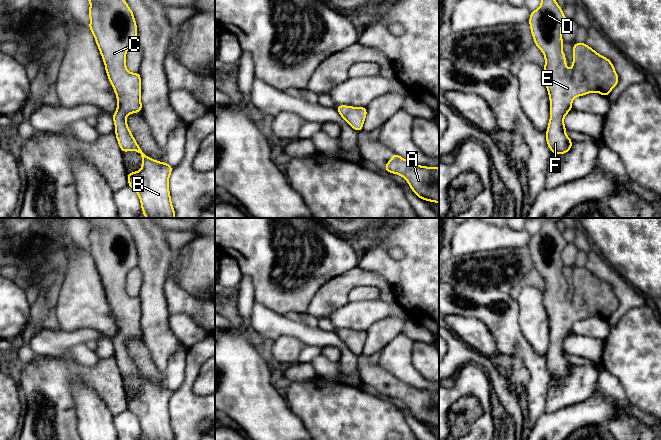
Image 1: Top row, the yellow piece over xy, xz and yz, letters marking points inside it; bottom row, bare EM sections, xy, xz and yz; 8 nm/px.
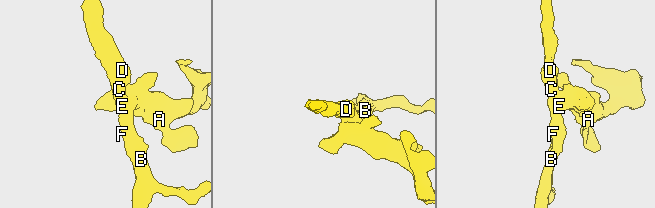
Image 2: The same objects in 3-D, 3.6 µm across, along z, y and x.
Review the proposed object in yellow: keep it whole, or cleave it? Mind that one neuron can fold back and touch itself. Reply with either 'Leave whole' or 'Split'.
Leave whole

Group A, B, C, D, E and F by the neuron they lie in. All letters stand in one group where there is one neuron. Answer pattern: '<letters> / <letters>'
A B C D E F

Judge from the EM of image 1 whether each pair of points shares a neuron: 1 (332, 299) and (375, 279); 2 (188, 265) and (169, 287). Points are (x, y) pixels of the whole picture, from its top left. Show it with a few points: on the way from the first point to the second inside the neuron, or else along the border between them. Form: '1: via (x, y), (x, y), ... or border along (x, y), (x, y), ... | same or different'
1: via (343, 288), (352, 279), (364, 279) | same
2: border along (178, 256), (174, 278), (193, 295) | different

